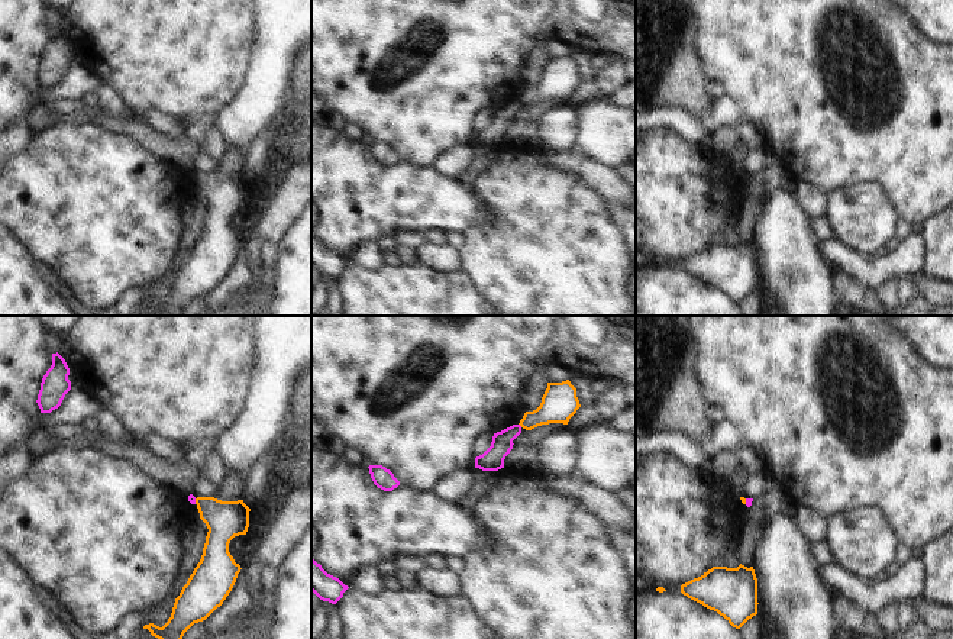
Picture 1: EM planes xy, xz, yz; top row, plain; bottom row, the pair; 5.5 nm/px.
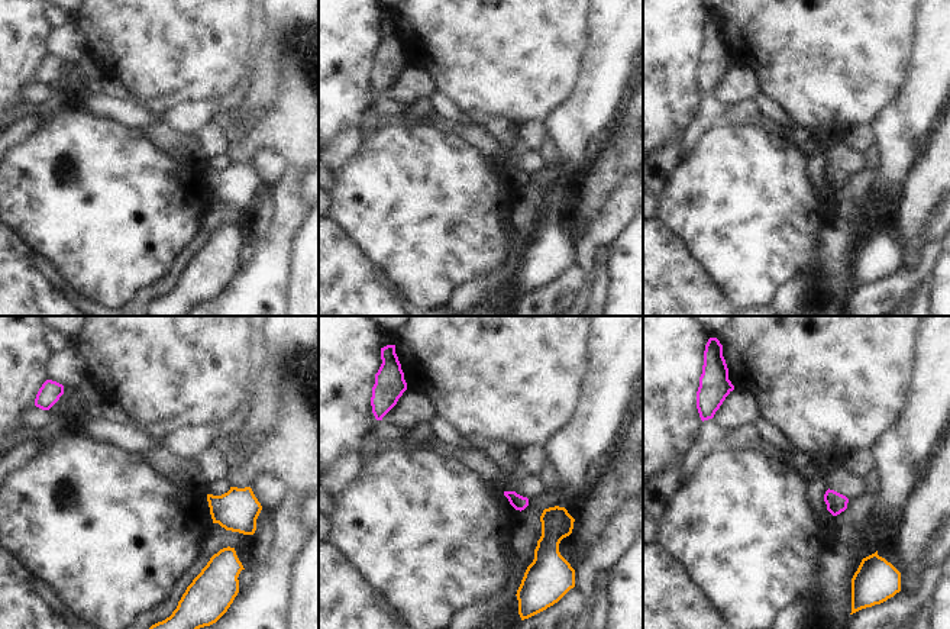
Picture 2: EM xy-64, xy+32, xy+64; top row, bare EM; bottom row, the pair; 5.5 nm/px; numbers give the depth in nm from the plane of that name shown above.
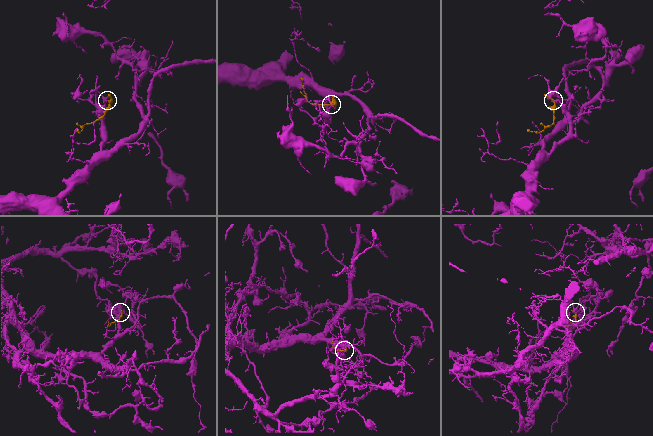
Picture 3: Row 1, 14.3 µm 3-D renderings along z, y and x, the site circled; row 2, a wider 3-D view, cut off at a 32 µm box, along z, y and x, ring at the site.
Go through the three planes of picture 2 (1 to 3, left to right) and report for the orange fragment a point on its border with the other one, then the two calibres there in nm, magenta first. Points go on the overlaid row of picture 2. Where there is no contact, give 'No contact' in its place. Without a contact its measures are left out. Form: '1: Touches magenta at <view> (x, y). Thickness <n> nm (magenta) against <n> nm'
1: No contact
2: No contact
3: No contact.

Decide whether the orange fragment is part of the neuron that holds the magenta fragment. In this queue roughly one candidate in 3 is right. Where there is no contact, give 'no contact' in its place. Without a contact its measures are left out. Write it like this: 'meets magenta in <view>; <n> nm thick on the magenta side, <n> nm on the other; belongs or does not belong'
meets magenta in xy; 50 nm thick on the magenta side, 200 nm on the other; does not belong

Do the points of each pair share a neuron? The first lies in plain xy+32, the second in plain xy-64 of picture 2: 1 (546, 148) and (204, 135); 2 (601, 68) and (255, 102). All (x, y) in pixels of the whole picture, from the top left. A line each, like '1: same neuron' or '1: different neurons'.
1: same neuron
2: same neuron

